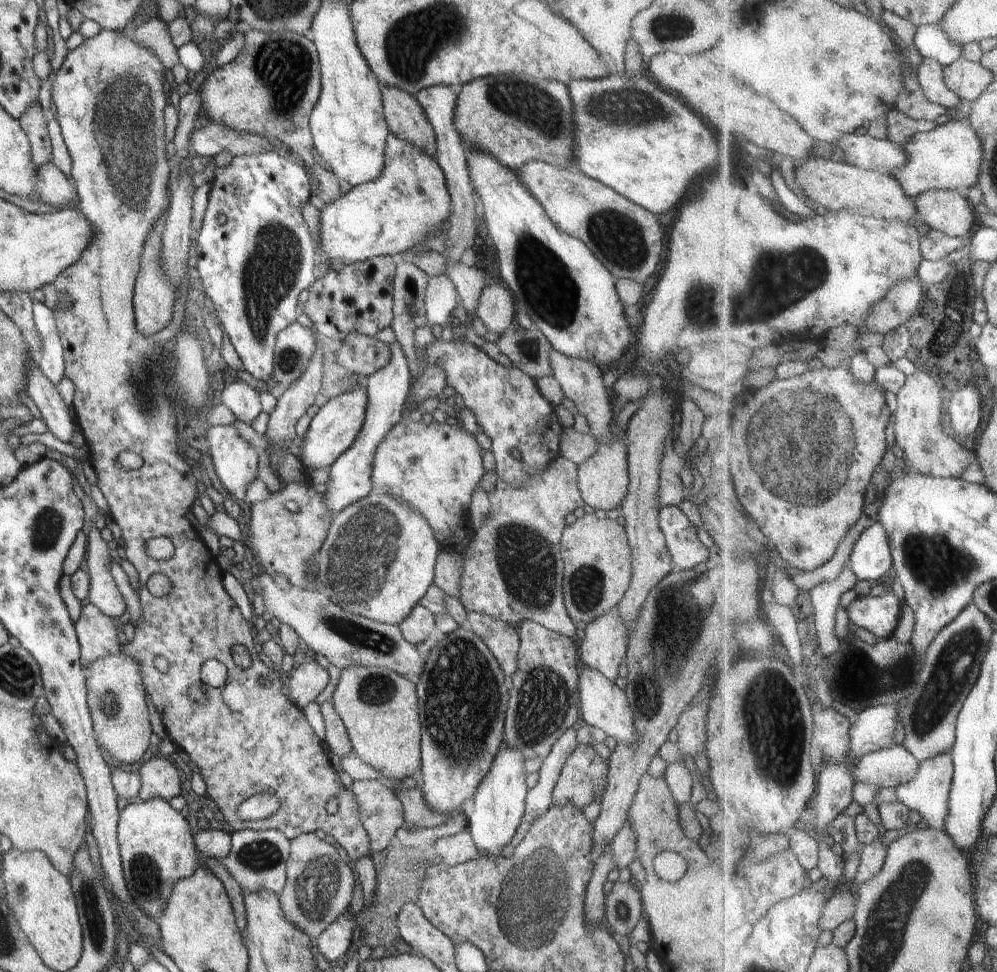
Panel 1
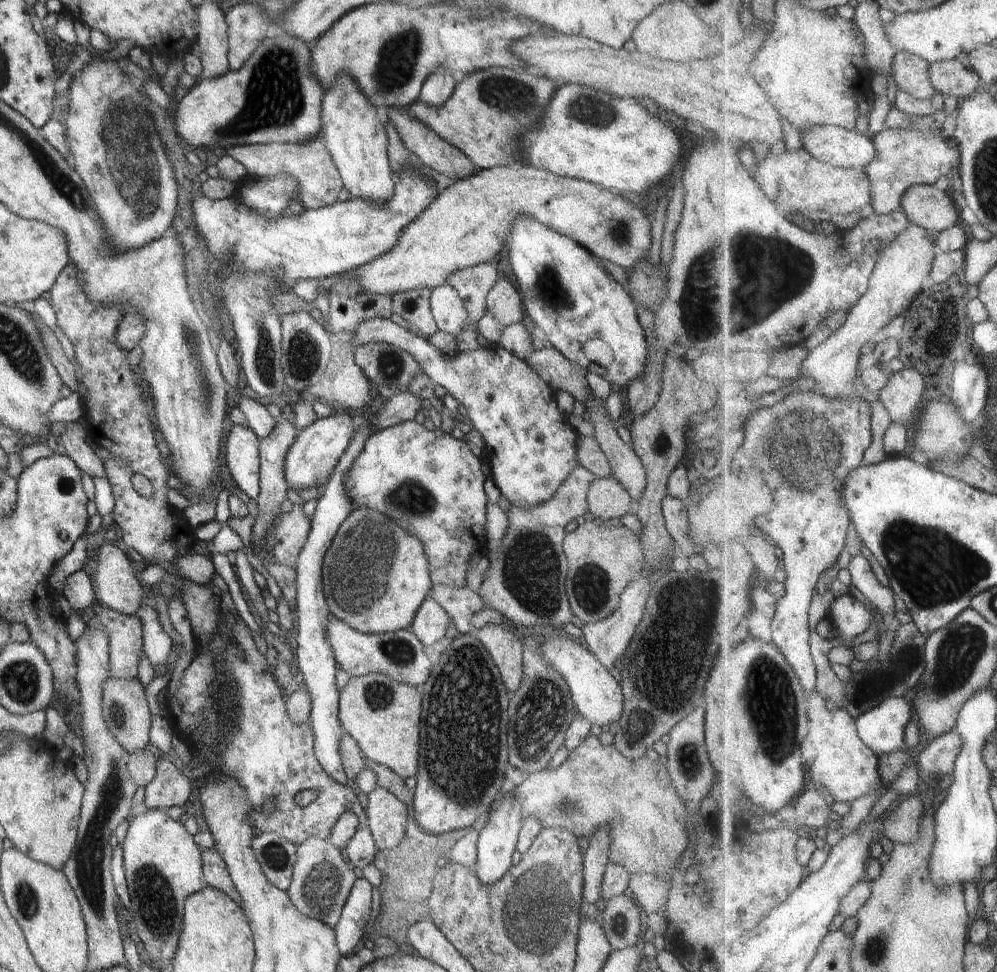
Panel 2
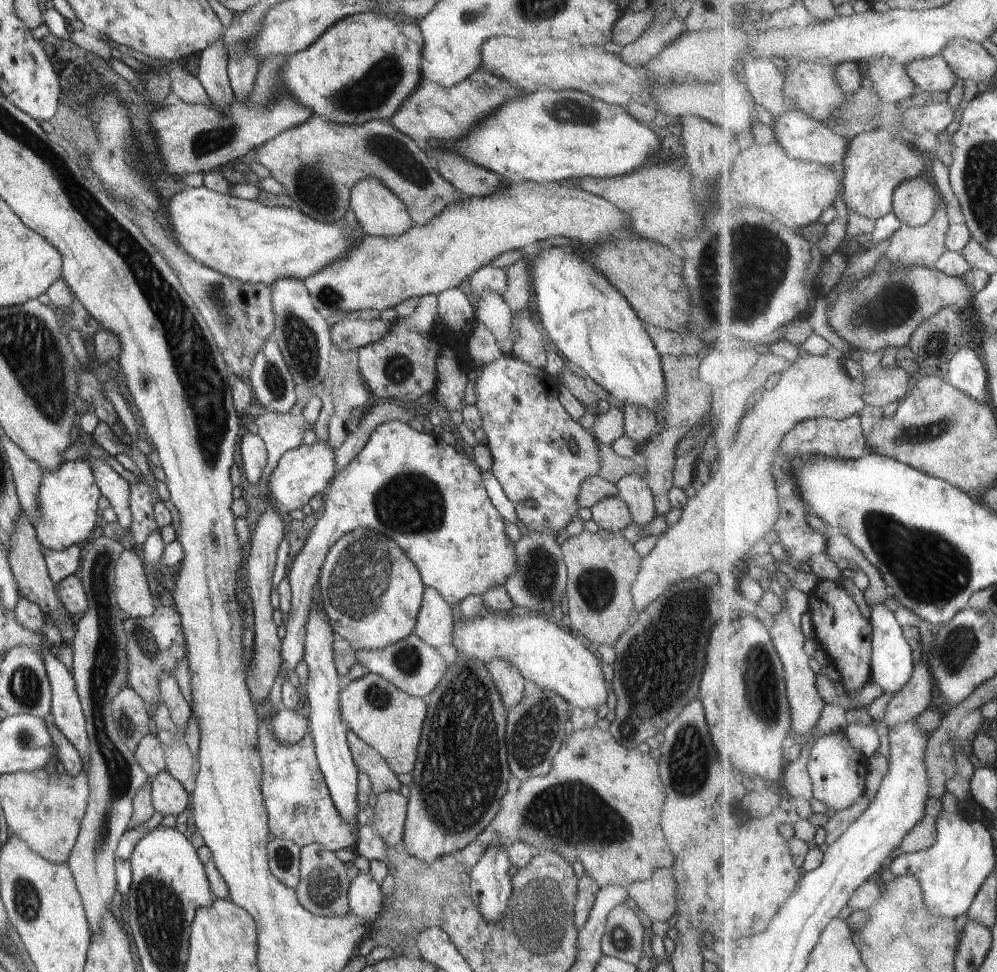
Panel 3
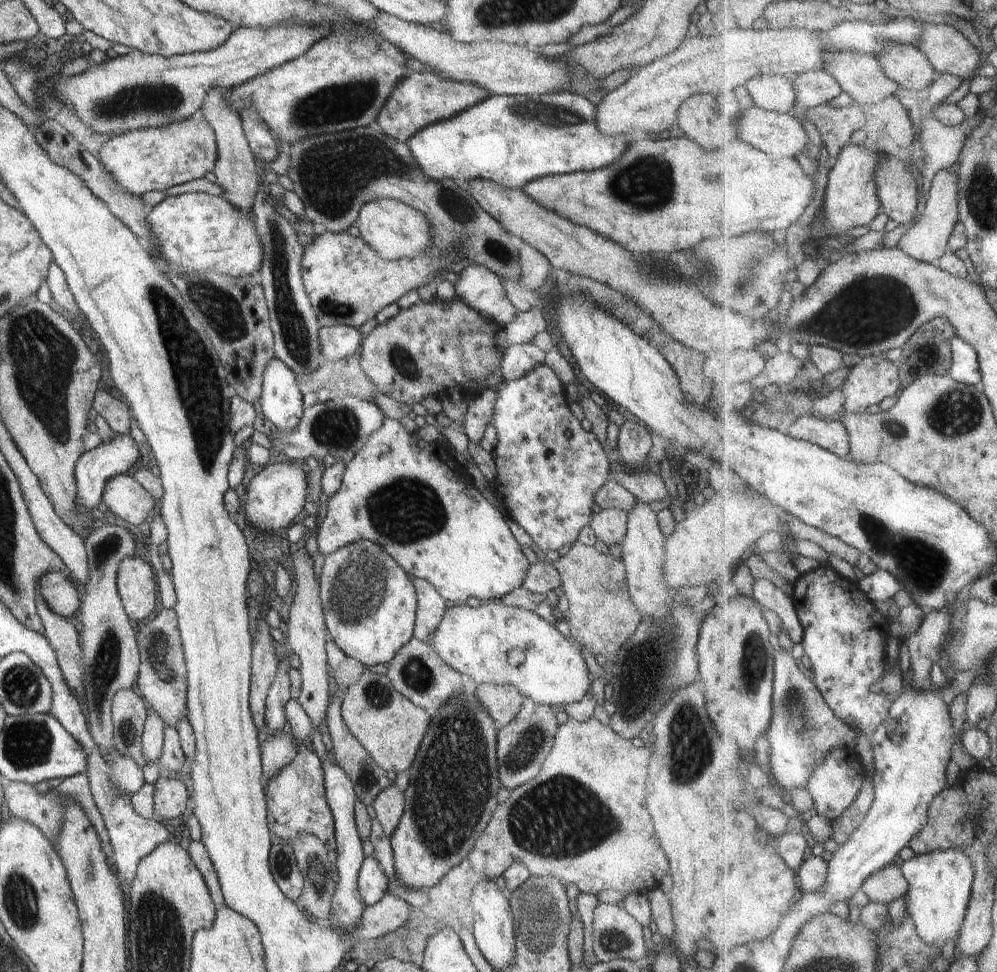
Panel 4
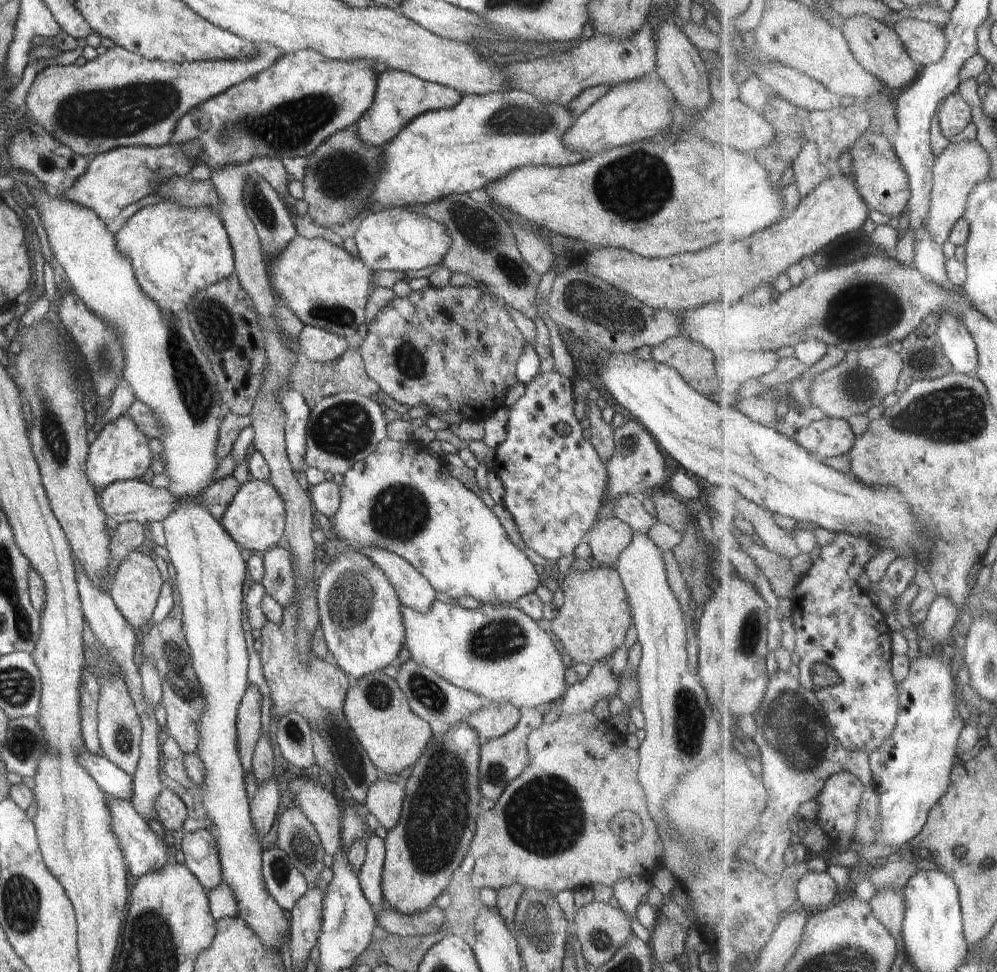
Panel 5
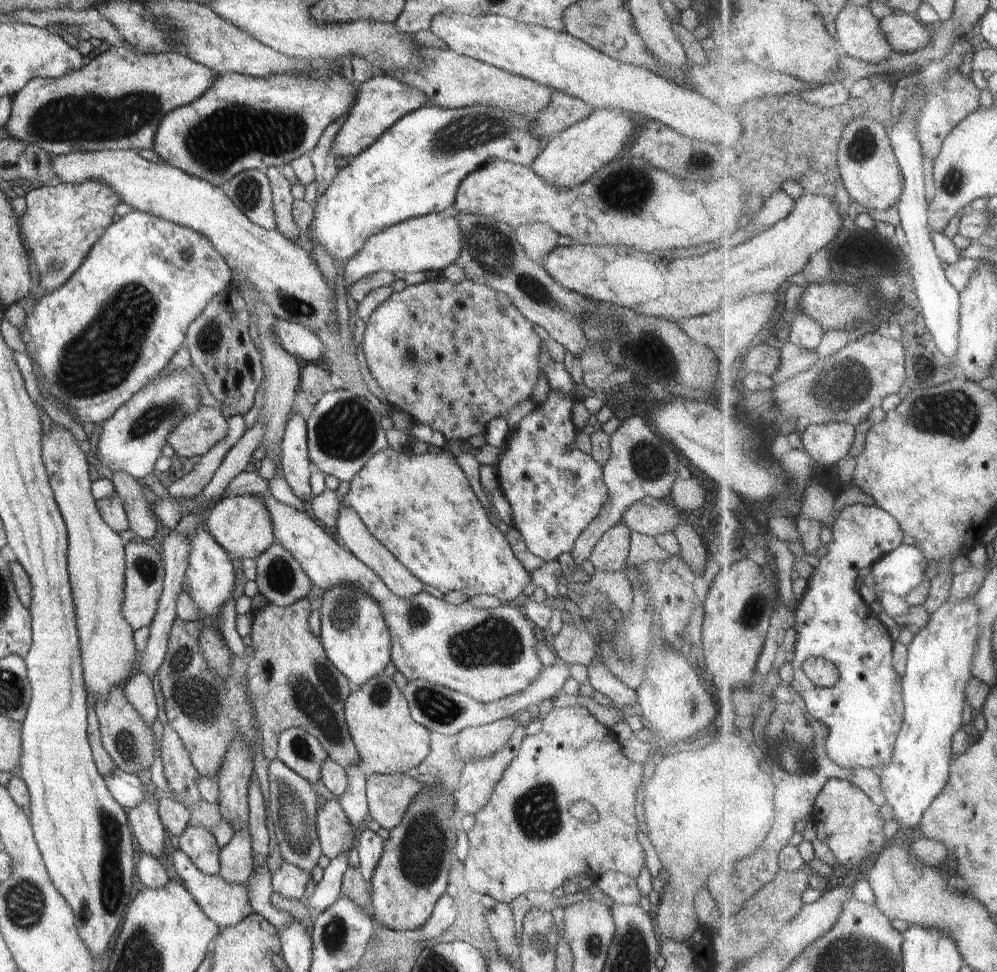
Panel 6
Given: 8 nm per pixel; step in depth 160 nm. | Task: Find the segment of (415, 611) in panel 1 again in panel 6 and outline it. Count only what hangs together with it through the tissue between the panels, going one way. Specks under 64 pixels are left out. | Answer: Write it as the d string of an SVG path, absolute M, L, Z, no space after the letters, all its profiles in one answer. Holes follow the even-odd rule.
M342 498L339 500L339 515L335 527L338 536L344 542L344 548L358 560L361 560L368 568L371 568L376 576L390 589L390 592L393 592L397 597L409 597L414 596L417 592L424 591L423 582L420 582L405 566L402 566L390 554L390 551L370 534L359 514L352 507L349 507Z

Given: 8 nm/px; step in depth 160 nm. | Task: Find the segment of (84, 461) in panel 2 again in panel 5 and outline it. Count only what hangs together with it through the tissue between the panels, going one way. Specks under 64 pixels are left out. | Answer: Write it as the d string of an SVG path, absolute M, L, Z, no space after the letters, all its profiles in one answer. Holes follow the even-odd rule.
M138 479L112 483L104 487L100 496L100 508L106 516L110 516L118 524L128 521L136 521L140 524L152 521L160 523L178 507L179 500L166 487L159 489Z

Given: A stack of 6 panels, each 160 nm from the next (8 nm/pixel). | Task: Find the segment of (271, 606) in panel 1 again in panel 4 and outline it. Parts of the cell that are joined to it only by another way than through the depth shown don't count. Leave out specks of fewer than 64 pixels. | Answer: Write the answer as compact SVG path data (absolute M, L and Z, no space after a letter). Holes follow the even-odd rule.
M412 637L396 656L388 663L387 677L390 684L401 692L412 704L423 708L429 714L434 714L444 702L452 700L454 696L464 692L462 676L454 672L436 654L436 651L428 644Z

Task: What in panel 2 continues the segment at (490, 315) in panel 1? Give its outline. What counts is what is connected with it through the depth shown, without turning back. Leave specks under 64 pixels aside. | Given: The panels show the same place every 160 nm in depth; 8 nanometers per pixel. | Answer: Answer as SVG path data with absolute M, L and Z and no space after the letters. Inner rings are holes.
M498 274L496 284L488 291L486 308L505 328L514 323L522 323L524 318L522 298L518 289L502 274Z

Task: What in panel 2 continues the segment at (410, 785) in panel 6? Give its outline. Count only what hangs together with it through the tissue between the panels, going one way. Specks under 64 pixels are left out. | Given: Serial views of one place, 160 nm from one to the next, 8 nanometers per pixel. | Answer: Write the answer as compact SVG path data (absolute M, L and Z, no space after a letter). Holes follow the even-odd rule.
M378 786L363 801L363 805L377 850L386 852L402 843L406 837L408 812L397 796Z

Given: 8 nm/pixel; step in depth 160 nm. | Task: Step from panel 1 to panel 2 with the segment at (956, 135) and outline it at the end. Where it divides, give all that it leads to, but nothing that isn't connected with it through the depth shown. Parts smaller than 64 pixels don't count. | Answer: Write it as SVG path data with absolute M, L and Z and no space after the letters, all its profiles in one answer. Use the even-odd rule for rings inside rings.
M884 124L883 130L876 134L870 134L874 146L879 148L879 156L874 159L864 172L868 175L871 184L872 206L869 212L876 212L883 215L893 215L894 212L903 210L903 198L909 188L916 185L936 185L940 176L951 176L952 168L961 170L961 152L956 139L948 140L940 136L936 131L919 131L914 129L895 129Z

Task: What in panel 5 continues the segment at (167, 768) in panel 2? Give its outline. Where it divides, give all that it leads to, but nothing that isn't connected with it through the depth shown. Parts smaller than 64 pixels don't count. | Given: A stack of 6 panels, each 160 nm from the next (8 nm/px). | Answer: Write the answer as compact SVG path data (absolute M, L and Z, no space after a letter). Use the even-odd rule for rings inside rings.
M166 788L158 795L155 802L156 820L164 826L168 833L182 830L184 820L190 815L184 802L174 791Z

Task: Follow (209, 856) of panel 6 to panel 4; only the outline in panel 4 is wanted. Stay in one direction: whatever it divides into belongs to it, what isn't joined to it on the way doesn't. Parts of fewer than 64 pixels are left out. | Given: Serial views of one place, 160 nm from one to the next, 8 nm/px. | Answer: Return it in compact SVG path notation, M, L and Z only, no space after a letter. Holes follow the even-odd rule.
M201 840L190 841L187 852L191 856L192 862L196 865L198 872L202 875L216 908L224 906L225 900L223 899L218 875L204 843Z

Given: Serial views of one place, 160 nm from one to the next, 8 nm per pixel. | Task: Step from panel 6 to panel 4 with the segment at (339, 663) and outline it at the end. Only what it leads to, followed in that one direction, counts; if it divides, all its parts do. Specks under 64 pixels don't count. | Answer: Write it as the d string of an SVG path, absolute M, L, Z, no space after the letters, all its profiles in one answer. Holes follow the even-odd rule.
M362 539L326 555L318 582L328 637L364 667L388 664L414 636L417 598L413 582L377 544Z

